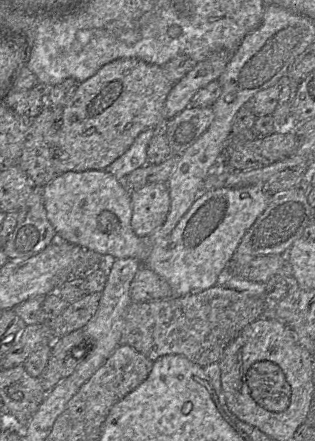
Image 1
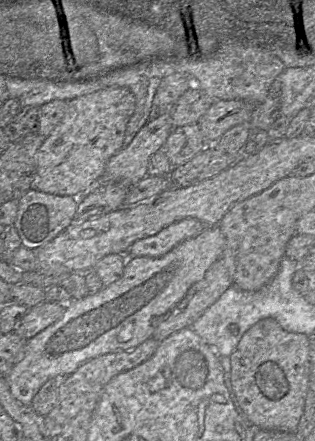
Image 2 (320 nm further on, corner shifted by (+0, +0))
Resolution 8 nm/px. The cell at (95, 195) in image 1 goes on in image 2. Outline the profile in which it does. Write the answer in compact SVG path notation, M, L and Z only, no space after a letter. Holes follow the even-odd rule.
M206 226L198 236L178 244L167 254L158 257L129 257L120 279L104 286L97 293L89 293L80 300L66 304L63 316L26 341L22 357L6 375L11 394L25 406L32 404L41 386L51 378L65 378L87 361L111 352L132 350L152 338L156 318L173 309L186 295L188 289L200 281L209 267L222 257L225 239L218 226Z

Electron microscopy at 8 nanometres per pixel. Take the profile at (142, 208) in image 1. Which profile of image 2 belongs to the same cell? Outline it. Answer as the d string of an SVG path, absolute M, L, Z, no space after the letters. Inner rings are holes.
M185 218L162 229L154 236L134 242L127 250L126 257L158 258L185 240L201 234L206 226L193 218Z

